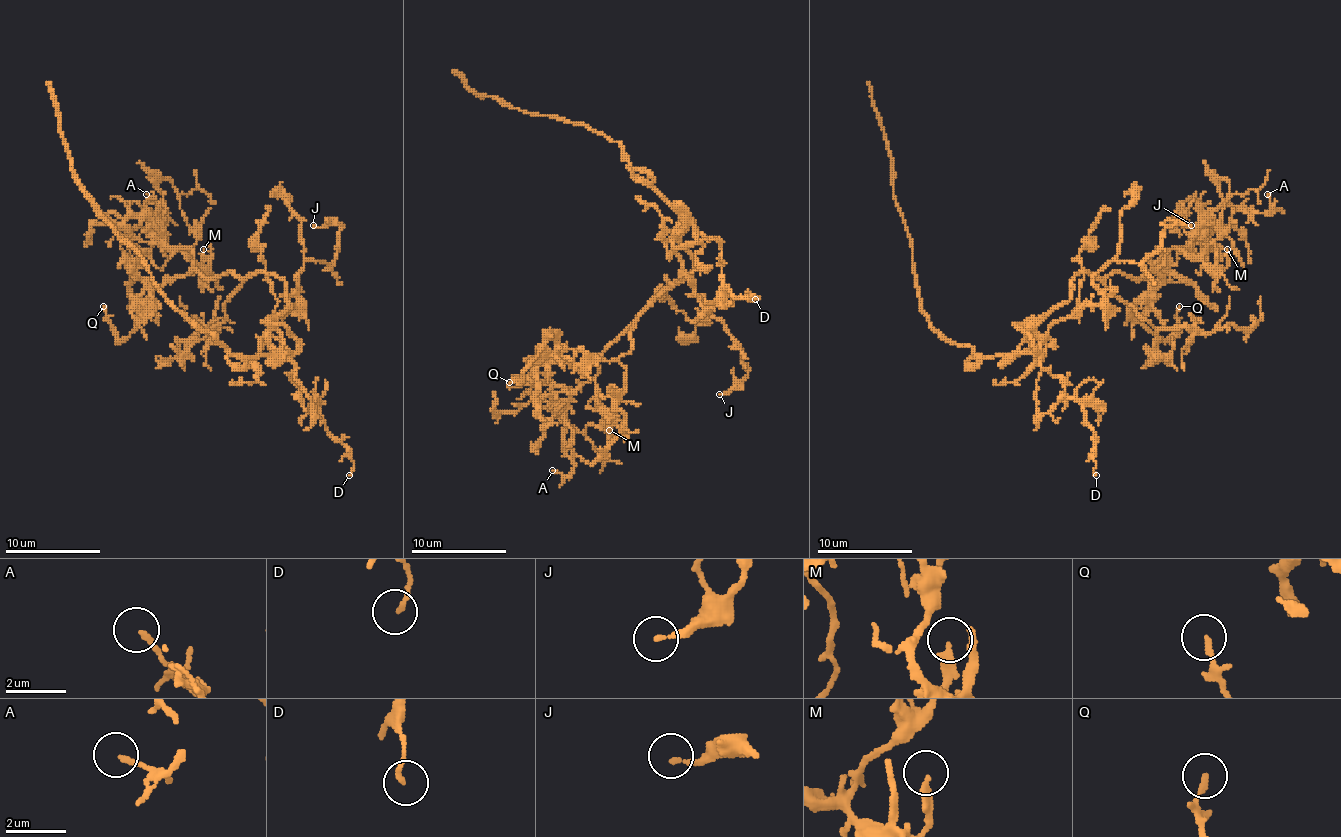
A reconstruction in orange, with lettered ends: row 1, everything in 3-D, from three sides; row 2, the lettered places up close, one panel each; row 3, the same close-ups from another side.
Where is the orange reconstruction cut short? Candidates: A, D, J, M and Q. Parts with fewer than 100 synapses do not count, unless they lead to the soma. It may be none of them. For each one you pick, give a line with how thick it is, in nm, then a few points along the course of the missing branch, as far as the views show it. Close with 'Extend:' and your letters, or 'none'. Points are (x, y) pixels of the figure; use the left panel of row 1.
Extend: none

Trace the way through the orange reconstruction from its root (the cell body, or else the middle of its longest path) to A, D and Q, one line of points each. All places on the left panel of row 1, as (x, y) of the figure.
A: (270, 354), (273, 282), (203, 277), (189, 249), (165, 242), (158, 203), (168, 213), (146, 194)
D: (270, 354), (292, 356), (311, 408), (315, 396), (320, 420), (346, 447), (349, 475)
Q: (270, 354), (277, 299), (263, 273), (168, 277), (125, 339), (103, 306)

